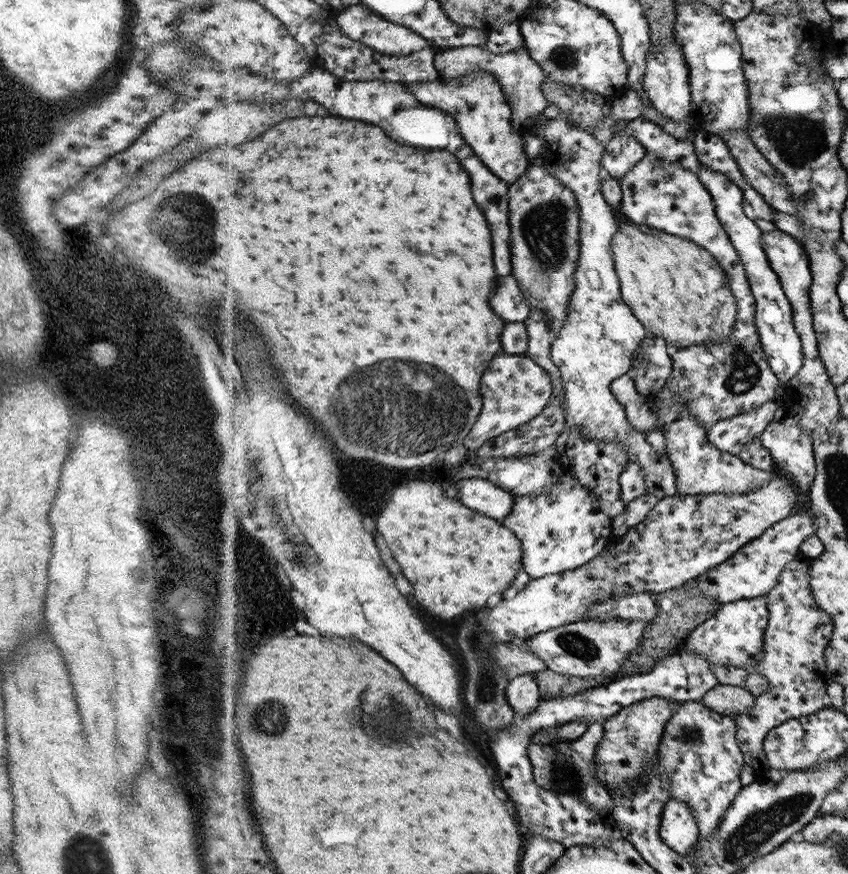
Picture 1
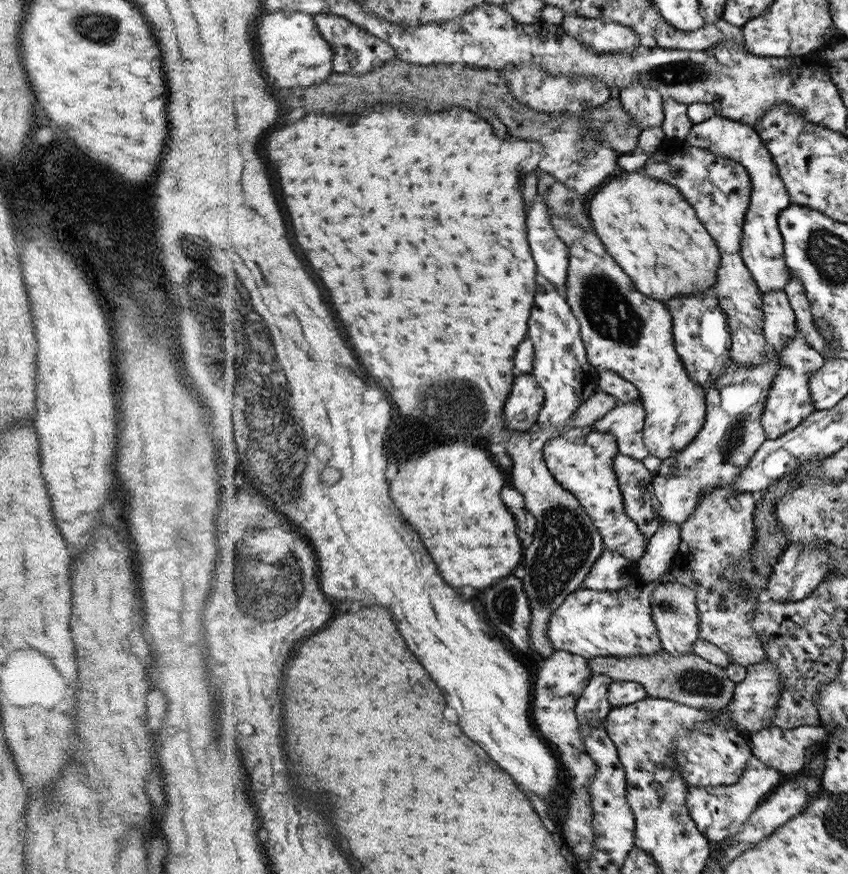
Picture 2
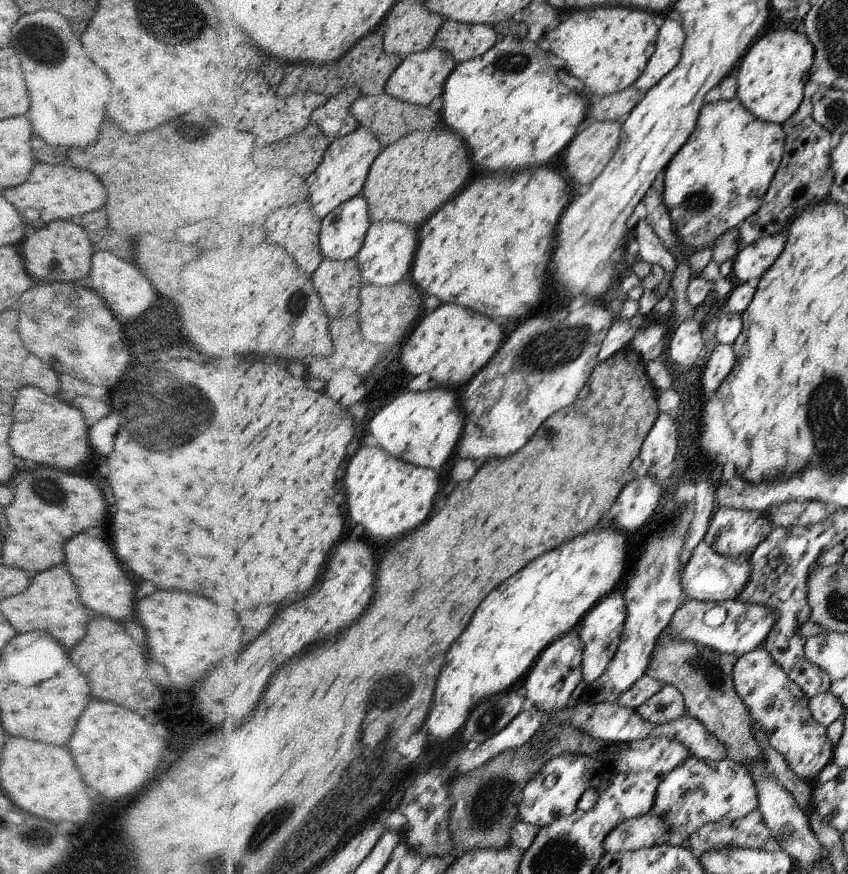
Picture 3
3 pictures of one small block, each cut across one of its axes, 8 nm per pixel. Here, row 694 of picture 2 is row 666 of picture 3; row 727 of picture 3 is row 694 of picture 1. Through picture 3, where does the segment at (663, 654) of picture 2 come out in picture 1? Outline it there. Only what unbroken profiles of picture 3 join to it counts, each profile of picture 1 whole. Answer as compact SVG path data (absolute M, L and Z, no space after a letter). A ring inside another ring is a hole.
M718 683L708 689L700 700L704 706L729 716L743 715L751 712L755 706L756 697L744 686L730 686Z

